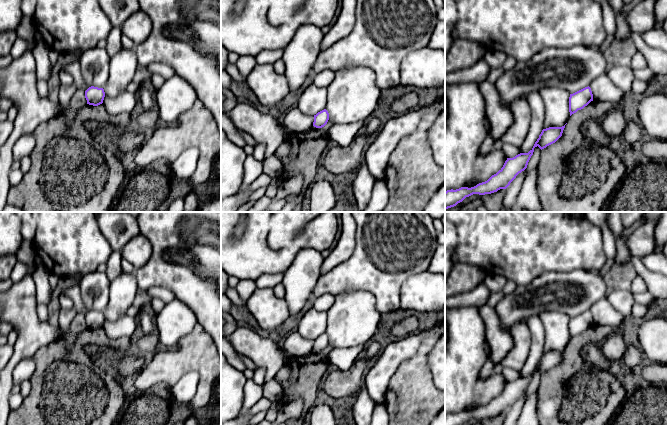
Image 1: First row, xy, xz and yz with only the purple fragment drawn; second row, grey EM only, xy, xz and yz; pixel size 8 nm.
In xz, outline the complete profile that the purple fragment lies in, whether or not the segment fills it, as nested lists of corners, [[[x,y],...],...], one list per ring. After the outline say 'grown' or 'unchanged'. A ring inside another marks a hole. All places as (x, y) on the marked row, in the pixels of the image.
[[[326,109],[318,112],[316,115],[314,115],[314,122],[313,126],[316,128],[322,128],[324,127],[329,120],[329,113]]]; unchanged

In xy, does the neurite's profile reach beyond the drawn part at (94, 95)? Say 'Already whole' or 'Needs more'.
Already whole

